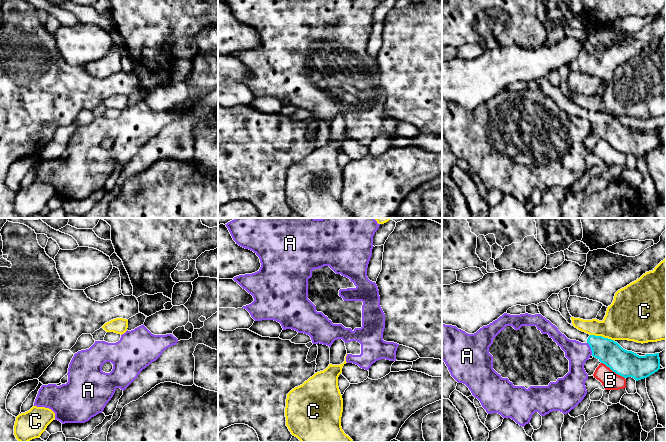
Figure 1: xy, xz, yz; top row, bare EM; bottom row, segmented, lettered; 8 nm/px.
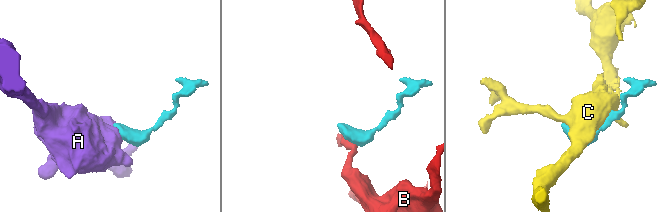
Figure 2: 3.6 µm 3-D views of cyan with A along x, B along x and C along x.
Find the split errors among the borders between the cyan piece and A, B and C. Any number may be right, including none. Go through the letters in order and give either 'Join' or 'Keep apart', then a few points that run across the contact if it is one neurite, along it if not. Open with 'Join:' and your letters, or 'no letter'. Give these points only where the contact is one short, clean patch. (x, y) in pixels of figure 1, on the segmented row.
Join: no letter
A: Keep apart. Line: yz (587, 342), (592, 354)
B: Keep apart. Line: yz (601, 362), (624, 378)
C: Keep apart

